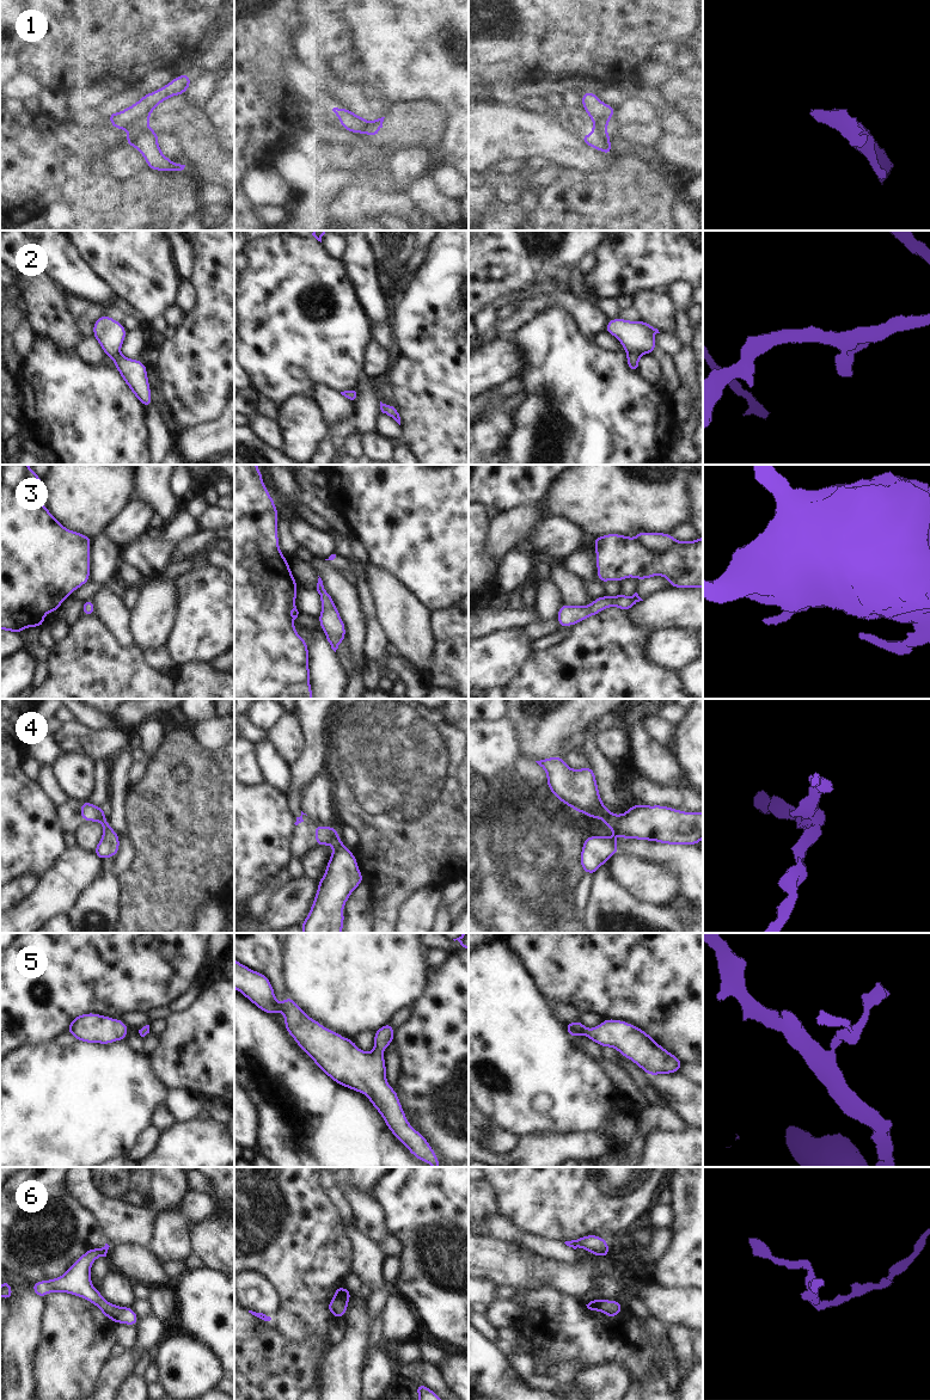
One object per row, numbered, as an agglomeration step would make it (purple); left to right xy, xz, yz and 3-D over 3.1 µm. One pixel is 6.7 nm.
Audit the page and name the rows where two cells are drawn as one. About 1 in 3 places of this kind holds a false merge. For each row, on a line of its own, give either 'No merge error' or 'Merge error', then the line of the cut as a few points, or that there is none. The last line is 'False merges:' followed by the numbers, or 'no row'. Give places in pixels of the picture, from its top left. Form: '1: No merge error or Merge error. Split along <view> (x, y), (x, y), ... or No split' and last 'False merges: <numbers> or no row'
1: Merge error. Split along xy (146, 121), (140, 121), (128, 130)
2: No merge error. No split
3: No merge error. No split
4: Merge error. Split along xz (337, 835), (331, 843)
5: No merge error. No split
6: No merge error. No split
False merges: 1, 4

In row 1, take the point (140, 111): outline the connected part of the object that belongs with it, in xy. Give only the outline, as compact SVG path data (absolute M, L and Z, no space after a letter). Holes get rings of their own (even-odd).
M189 73L176 76L171 82L161 88L143 94L143 97L134 103L131 106L122 110L121 112L110 112L109 121L116 129L129 130L135 128L139 122L147 122L151 118L151 112L164 100L172 96L184 94L191 85Z

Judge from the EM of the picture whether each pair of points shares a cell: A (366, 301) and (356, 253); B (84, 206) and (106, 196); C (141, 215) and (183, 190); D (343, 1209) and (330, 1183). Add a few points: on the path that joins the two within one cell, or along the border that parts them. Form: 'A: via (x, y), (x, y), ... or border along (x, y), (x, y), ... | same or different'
A: via (366, 289), (360, 265) | same
B: via (90, 200), (93, 196), (101, 196) | same
C: via (152, 210), (161, 201), (172, 197) | same
D: via (340, 1203), (330, 1189) | same

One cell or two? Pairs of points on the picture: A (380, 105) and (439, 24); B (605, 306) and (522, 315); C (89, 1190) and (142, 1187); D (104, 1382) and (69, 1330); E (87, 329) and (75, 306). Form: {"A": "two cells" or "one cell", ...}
{"A": "two cells", "B": "two cells", "C": "one cell", "D": "two cells", "E": "one cell"}

